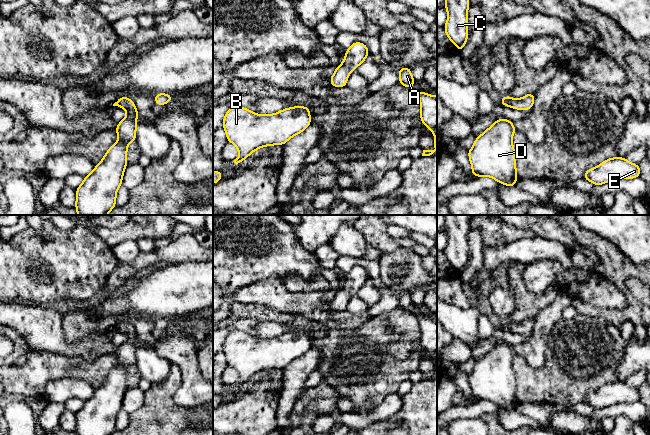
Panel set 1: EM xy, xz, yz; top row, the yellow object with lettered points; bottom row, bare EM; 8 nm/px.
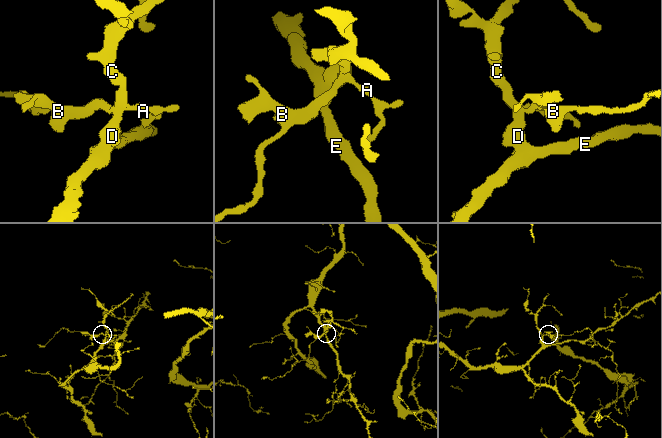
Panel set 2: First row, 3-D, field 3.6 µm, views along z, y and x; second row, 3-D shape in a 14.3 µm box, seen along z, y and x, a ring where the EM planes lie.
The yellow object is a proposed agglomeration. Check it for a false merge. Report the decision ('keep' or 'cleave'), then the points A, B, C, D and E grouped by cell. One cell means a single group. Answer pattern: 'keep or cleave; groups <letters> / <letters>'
keep; groups A B C D E

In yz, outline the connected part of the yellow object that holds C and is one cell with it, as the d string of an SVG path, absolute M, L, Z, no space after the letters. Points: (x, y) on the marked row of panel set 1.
M445 0L448 18L444 30L459 52L468 39L468 6L469 0Z

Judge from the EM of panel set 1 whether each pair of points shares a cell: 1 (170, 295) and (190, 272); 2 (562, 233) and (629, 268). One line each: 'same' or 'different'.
1: same
2: different

